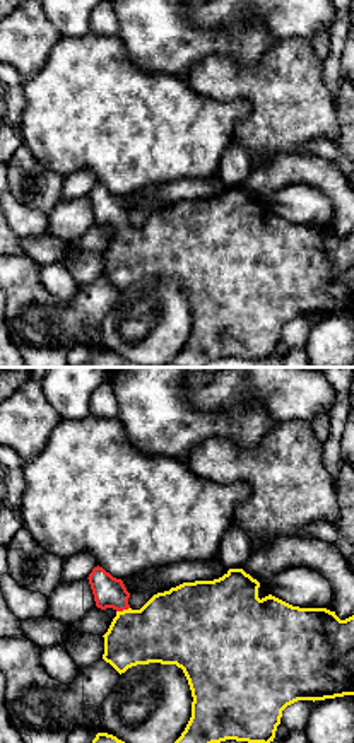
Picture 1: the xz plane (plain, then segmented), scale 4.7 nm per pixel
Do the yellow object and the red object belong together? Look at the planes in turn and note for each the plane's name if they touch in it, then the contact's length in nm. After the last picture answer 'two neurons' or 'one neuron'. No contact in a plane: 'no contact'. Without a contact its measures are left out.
contact in xz; length 70 nm

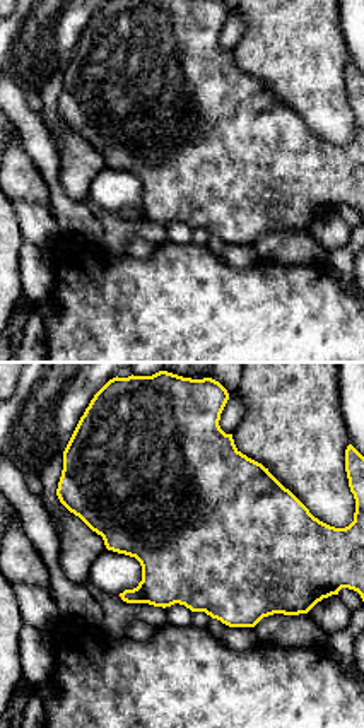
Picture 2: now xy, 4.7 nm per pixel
no contact

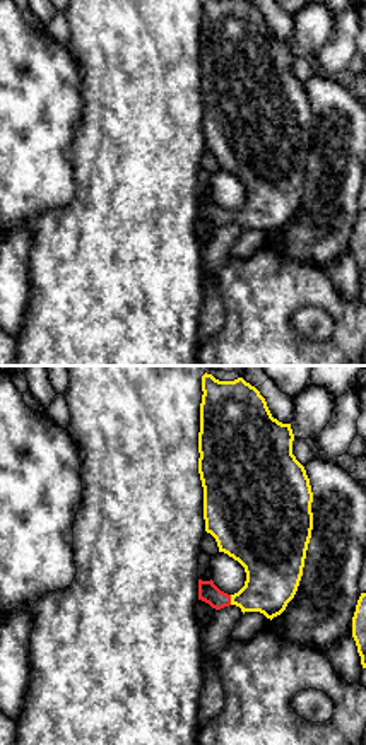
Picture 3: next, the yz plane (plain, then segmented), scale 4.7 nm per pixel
contact in yz; length 50 nm

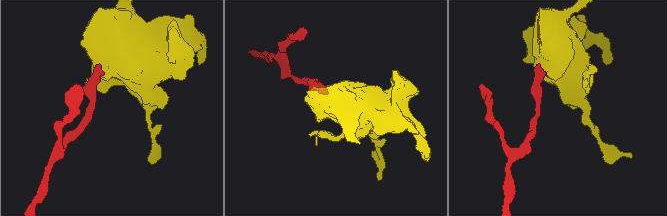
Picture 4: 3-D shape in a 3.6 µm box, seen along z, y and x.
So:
one neuron

